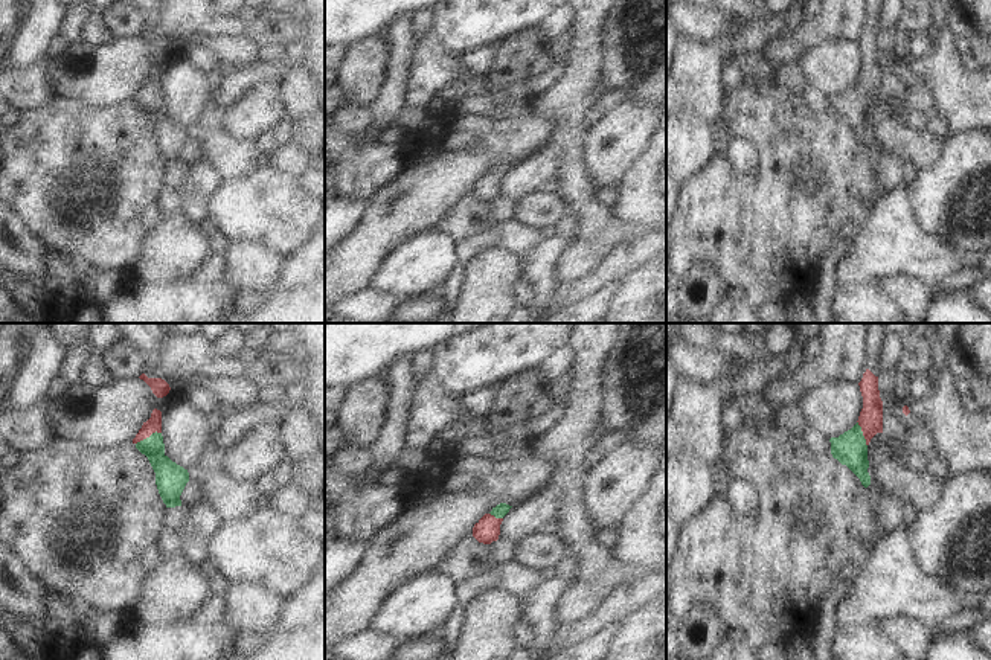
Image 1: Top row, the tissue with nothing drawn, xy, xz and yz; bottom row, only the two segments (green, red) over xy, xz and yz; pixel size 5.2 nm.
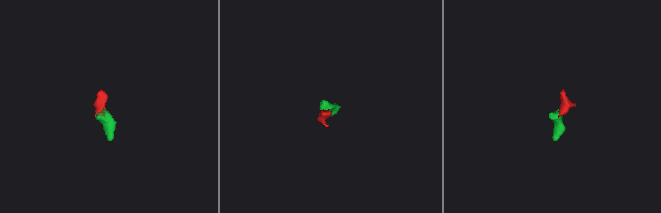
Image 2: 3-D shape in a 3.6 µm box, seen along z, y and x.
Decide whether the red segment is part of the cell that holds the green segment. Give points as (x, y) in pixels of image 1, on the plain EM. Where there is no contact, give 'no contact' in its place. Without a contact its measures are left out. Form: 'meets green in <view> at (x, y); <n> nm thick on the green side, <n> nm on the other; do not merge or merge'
meets green in xy at (150, 95); 160 nm thick on the green side, 80 nm on the other; merge

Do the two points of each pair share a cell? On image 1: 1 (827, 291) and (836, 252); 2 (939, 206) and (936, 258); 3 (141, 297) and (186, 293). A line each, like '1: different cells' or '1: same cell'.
1: same cell
2: different cells
3: same cell

